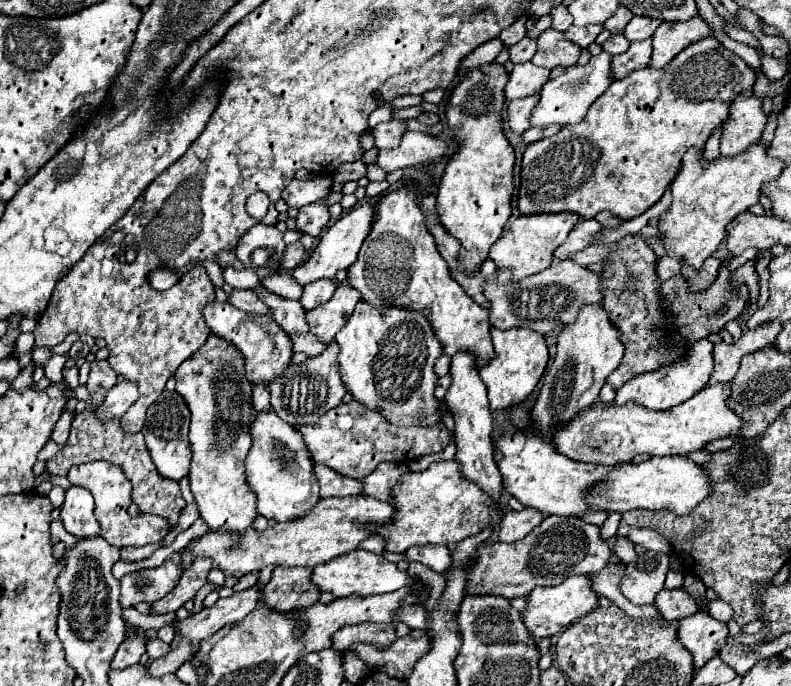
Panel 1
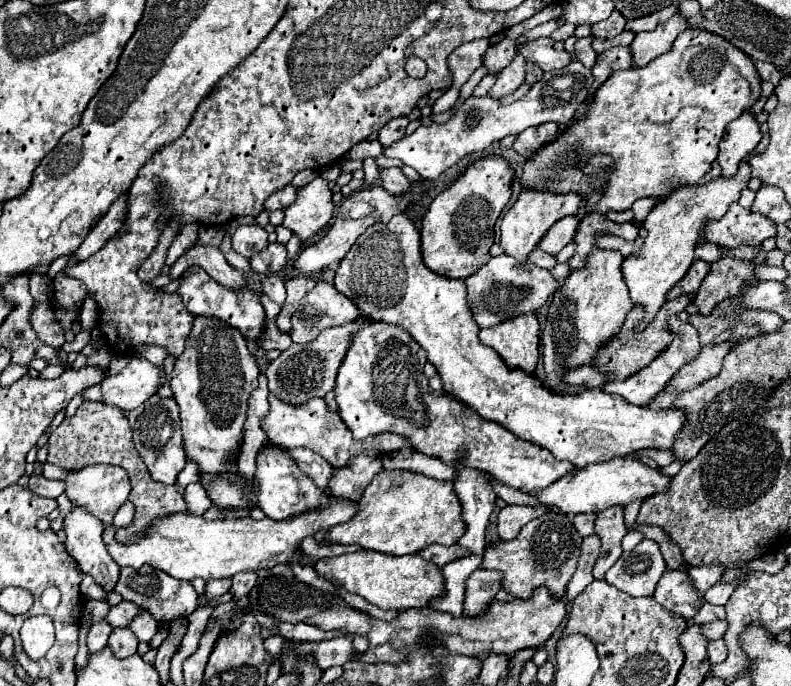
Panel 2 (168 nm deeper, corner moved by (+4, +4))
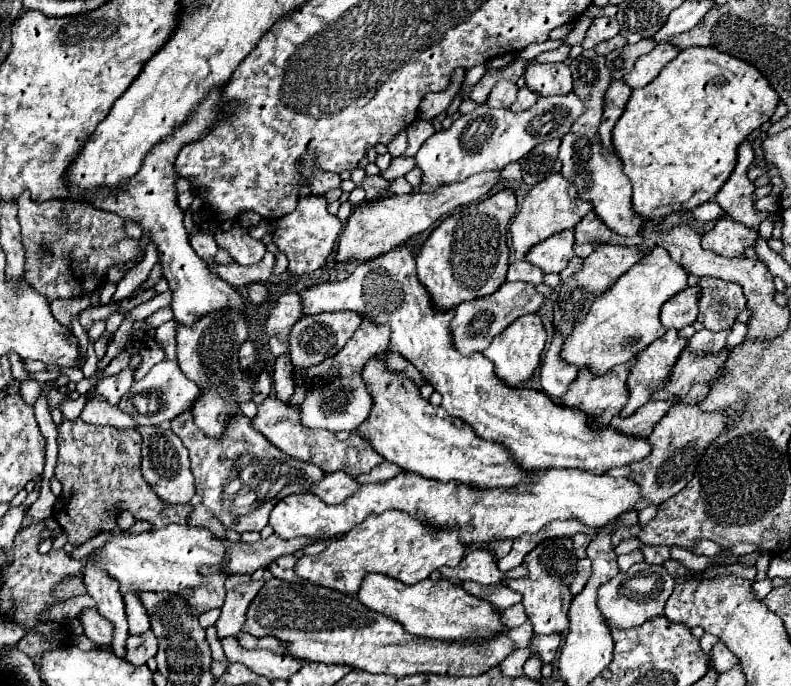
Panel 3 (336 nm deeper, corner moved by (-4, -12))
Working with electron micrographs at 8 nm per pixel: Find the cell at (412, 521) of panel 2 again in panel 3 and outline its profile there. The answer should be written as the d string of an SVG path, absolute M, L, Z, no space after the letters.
M399 510L369 514L347 534L333 538L321 554L299 558L293 570L303 580L343 594L357 594L361 582L371 572L391 576L403 584L417 584L441 566L457 566L461 562L467 548L459 544L457 532L457 528L435 530Z

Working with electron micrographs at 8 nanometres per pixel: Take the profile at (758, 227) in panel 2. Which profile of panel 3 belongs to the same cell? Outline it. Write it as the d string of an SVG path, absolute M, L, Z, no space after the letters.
M725 218L725 220L719 220L713 230L703 234L701 246L719 256L737 258L745 252L745 248L755 246L755 238L757 238L755 230L743 224L737 224L731 218Z

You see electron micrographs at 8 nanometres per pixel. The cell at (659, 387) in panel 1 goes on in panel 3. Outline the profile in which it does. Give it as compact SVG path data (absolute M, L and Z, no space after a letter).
M671 328L649 344L633 362L627 378L627 390L629 400L619 412L621 416L631 416L639 406L649 402L651 388L657 388L663 384L663 380L669 376L669 368L675 364L679 354L685 350L687 340L679 338L677 330Z

